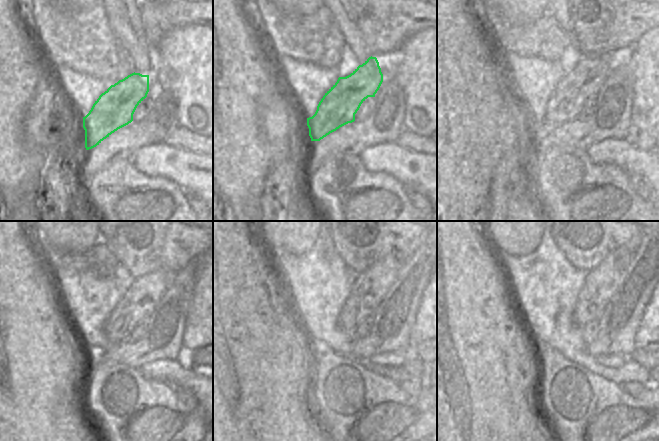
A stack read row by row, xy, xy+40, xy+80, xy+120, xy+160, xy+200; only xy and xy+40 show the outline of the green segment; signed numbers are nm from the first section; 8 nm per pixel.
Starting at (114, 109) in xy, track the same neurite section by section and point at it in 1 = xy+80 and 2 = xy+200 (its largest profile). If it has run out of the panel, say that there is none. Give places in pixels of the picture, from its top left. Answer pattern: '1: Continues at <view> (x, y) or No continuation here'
1: Continues at xy+80 (566, 101)
2: Continues at xy+200 (600, 284)

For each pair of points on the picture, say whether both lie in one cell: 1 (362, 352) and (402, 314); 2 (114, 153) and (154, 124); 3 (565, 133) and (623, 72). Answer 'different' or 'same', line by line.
1: same
2: same
3: same

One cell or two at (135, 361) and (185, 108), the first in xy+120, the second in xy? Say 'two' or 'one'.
two

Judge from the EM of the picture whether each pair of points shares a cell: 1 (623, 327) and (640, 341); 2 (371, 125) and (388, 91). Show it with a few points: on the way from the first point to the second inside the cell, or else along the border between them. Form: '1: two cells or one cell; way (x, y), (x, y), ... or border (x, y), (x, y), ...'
1: two cells; border (643, 315), (635, 334), (635, 348)
2: one cell; way (379, 117), (388, 108), (388, 99)

